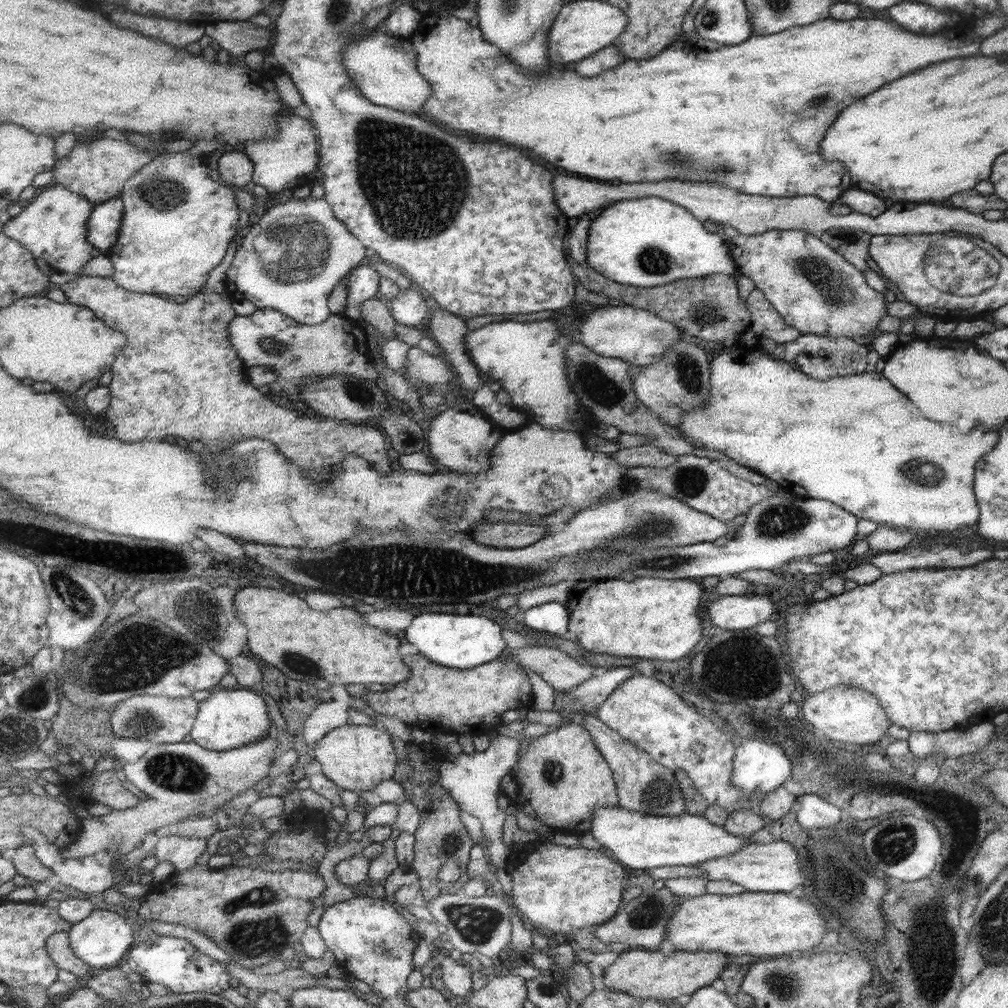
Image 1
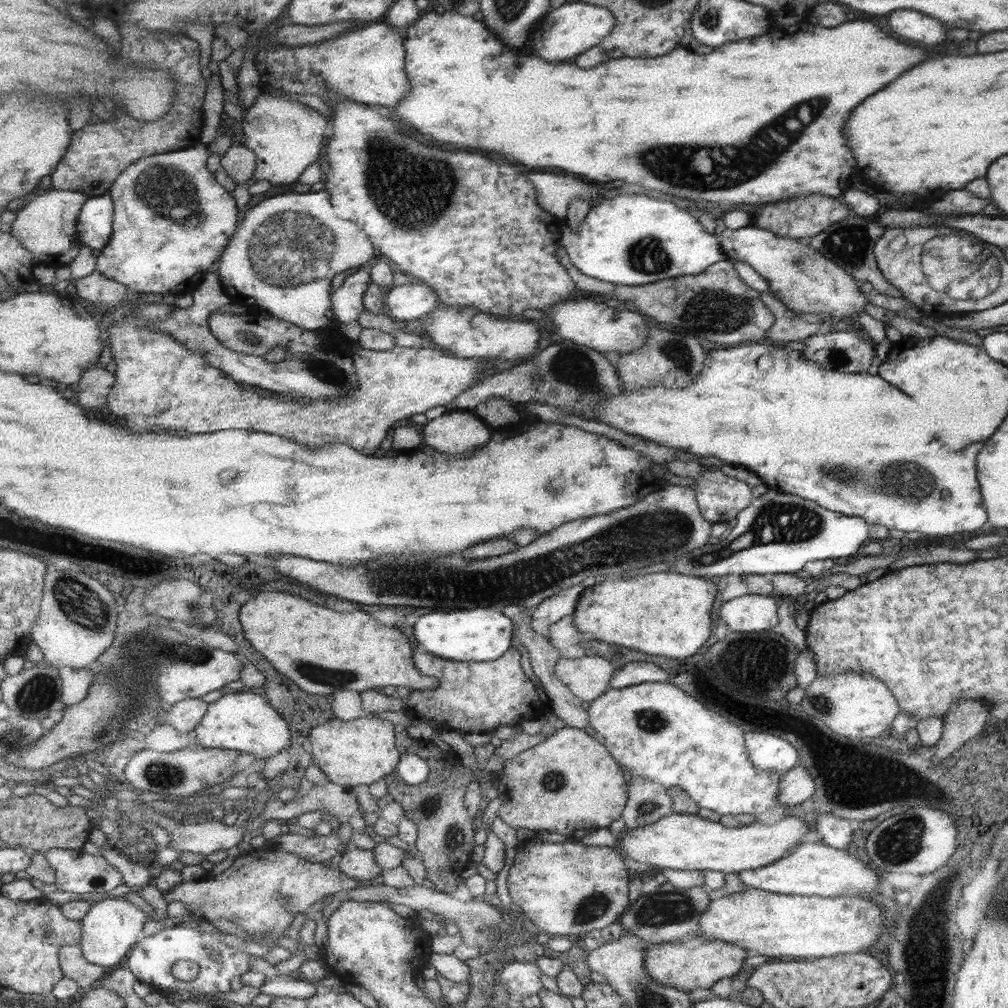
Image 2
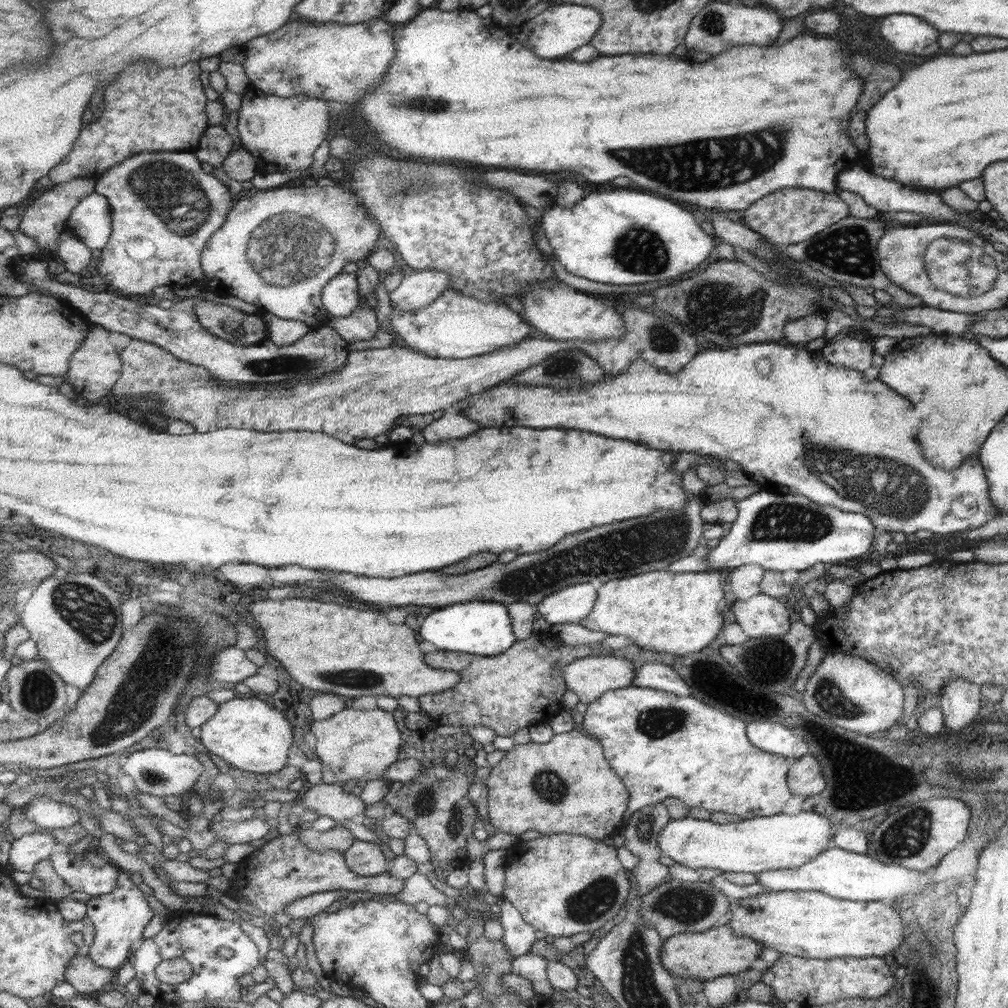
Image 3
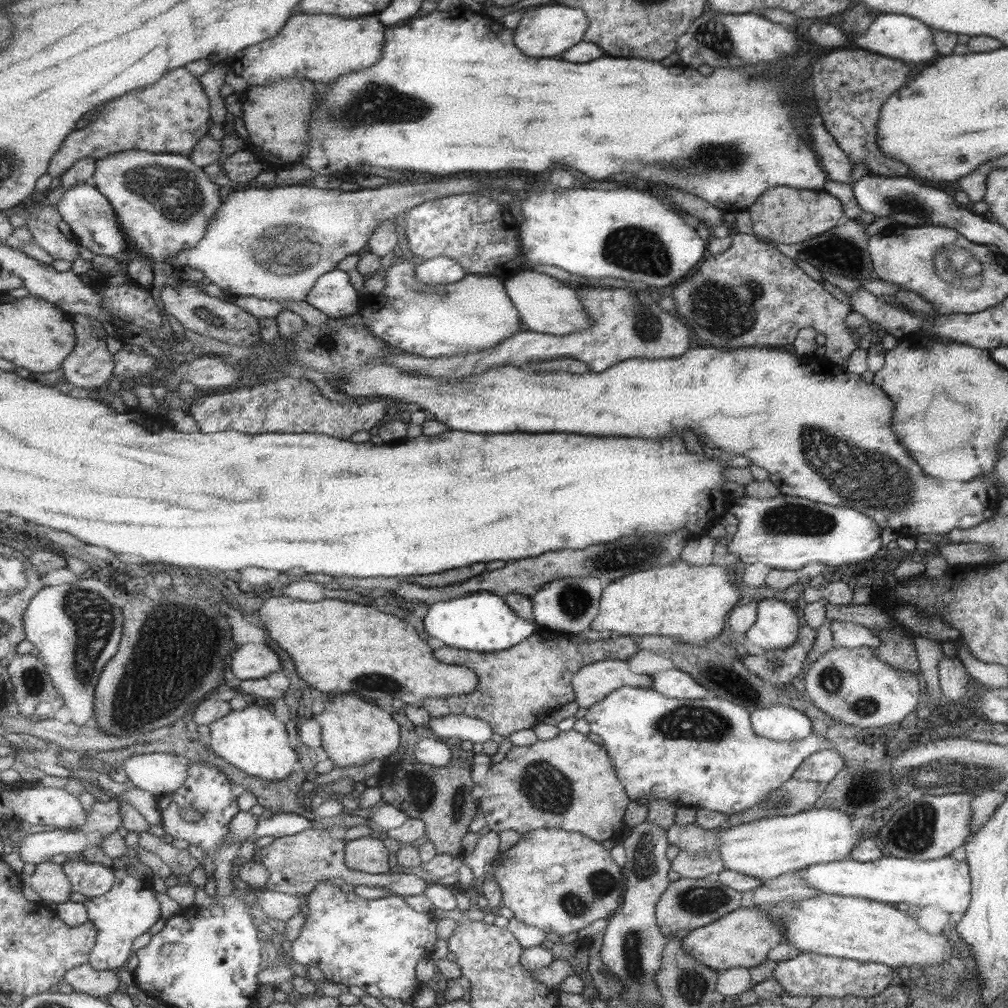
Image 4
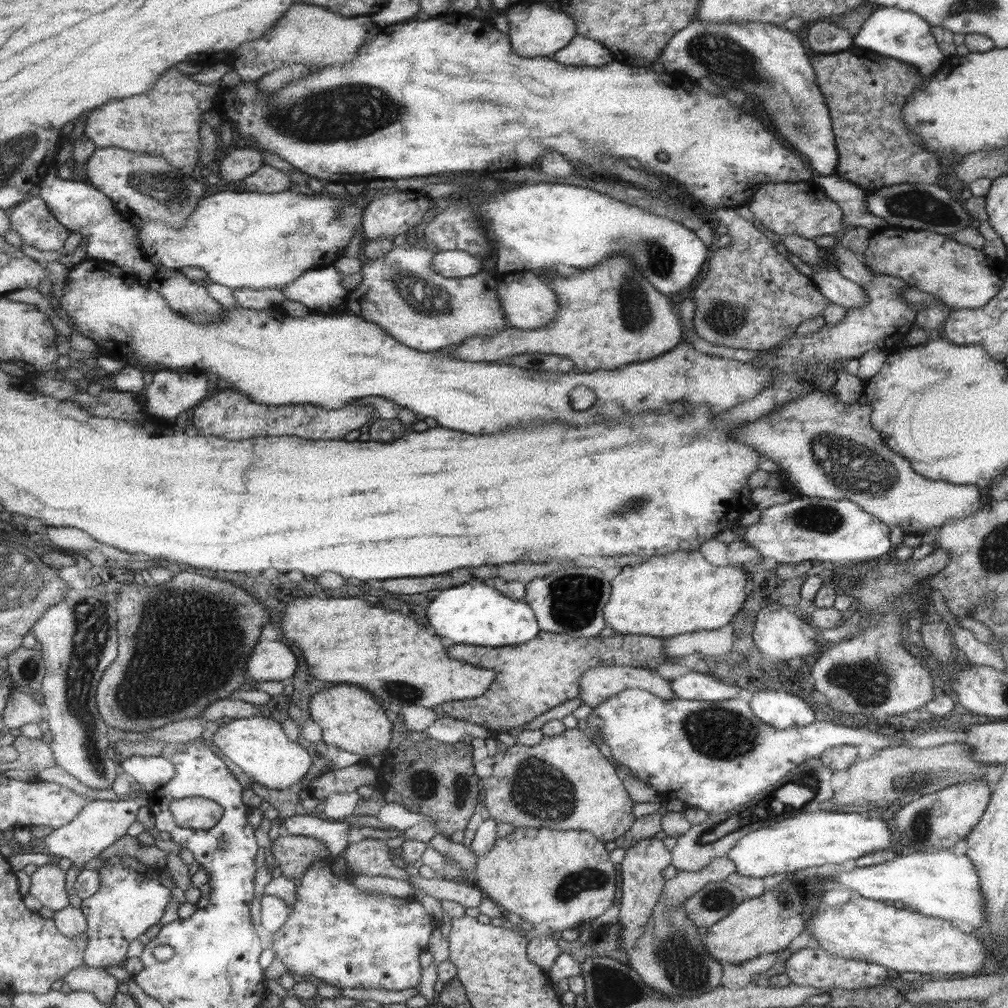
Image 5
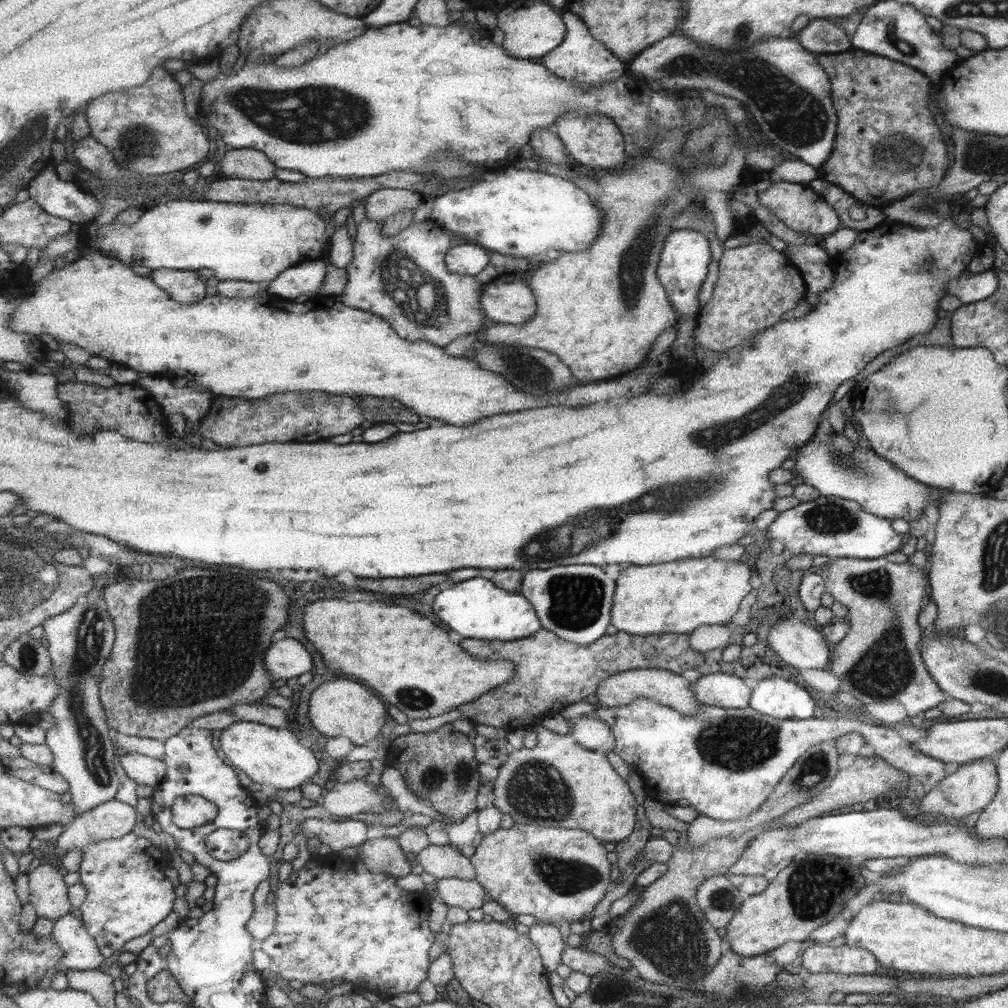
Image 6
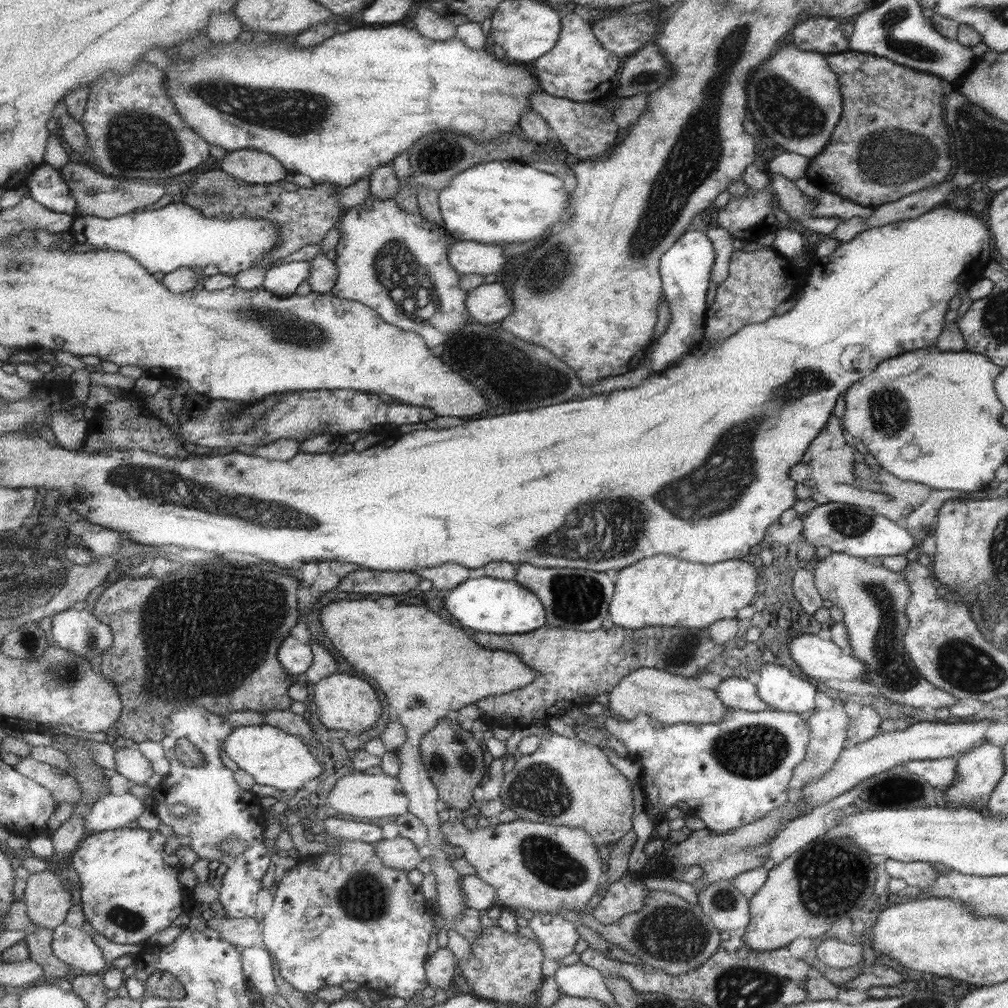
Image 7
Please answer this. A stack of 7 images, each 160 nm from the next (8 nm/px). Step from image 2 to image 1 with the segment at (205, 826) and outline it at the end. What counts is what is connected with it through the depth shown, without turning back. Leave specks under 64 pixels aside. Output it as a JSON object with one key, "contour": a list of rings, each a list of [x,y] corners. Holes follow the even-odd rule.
{"contour":[[[167,835],[159,838],[153,854],[158,862],[170,862],[176,871],[192,869],[207,850],[207,839]]]}

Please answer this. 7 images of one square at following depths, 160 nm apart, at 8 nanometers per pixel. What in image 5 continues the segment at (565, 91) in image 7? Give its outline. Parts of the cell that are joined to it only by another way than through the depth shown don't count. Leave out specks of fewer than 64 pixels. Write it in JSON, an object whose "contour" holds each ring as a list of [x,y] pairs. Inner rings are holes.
{"contour":[[[579,33],[567,47],[561,48],[561,51],[553,54],[551,58],[557,63],[569,66],[603,66],[614,60],[603,46]]]}

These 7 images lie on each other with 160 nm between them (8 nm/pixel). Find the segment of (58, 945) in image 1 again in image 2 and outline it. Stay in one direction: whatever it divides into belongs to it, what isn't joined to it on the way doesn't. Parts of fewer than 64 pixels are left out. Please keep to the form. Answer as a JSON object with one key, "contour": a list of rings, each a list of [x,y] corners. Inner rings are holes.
{"contour":[[[80,944],[61,948],[60,962],[64,977],[75,980],[85,991],[98,986],[100,980],[109,972],[105,967],[87,961]]]}

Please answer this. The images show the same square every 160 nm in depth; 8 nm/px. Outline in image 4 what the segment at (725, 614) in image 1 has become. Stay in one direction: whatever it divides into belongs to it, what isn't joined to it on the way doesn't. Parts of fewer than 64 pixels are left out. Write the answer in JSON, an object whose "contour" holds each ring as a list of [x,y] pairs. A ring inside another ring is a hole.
{"contour":[[[767,596],[757,601],[755,622],[747,629],[746,637],[762,650],[787,648],[799,634],[799,620],[783,602]]]}

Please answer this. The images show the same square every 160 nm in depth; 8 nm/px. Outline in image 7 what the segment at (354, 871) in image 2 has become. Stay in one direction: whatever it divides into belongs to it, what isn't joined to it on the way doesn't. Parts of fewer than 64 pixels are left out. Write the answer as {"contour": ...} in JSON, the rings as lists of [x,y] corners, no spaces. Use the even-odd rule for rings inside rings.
{"contour":[[[400,834],[394,839],[383,839],[376,844],[376,853],[387,868],[397,870],[415,870],[423,860],[416,844]]]}

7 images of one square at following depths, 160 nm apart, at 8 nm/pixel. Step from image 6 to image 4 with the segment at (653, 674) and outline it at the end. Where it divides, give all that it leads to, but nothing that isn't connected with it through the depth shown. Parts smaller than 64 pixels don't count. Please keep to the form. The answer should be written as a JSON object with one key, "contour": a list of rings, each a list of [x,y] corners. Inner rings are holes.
{"contour":[[[609,659],[582,666],[573,673],[571,683],[574,701],[588,709],[617,688],[649,689],[652,680],[646,674],[631,672],[626,661]]]}

